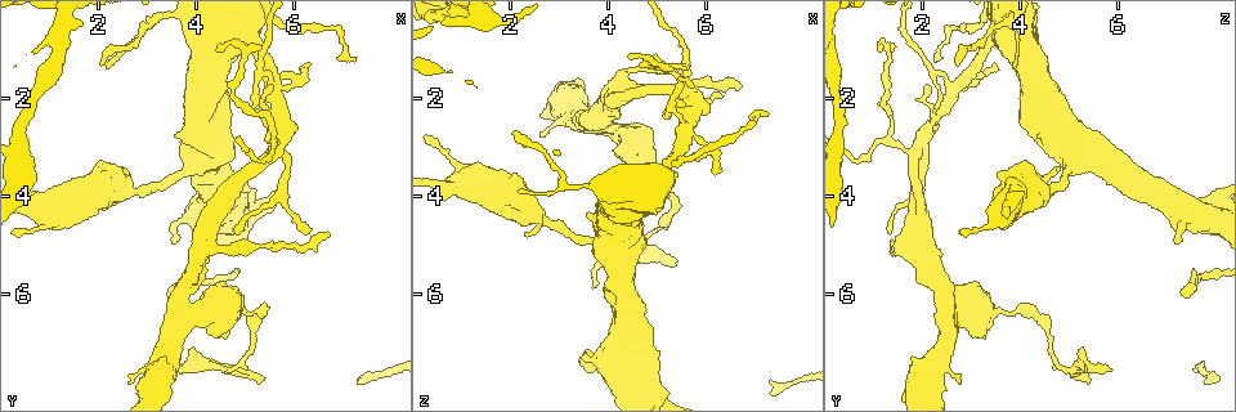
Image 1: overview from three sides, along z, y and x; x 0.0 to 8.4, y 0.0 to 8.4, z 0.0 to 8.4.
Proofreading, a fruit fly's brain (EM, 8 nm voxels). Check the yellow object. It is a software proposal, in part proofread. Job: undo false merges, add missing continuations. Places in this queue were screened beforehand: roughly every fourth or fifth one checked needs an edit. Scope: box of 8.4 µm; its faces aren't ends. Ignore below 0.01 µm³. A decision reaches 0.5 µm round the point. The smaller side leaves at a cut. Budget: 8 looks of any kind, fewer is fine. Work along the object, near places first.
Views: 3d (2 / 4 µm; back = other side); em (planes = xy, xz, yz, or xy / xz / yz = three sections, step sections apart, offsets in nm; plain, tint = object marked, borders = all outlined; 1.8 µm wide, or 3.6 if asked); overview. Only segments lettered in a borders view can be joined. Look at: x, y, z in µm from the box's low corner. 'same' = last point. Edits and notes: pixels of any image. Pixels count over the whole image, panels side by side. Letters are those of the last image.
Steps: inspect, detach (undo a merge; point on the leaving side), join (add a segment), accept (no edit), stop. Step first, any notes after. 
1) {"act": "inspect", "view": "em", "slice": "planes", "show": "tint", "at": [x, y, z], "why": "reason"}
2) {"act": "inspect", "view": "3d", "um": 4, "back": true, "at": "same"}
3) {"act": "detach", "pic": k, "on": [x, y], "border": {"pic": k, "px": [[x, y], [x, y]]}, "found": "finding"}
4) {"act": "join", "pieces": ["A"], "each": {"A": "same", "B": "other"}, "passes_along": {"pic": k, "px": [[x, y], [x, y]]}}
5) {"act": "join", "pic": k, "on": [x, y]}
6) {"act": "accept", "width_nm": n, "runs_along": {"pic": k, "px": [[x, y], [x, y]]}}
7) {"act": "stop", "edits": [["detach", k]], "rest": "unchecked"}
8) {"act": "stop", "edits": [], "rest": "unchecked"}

{"act": "inspect", "view": "3d", "um": 4, "at": [5.30, 7.75, 5.40], "why": "an open end"}

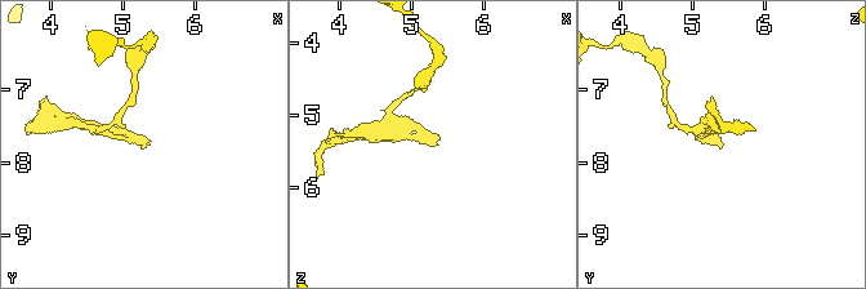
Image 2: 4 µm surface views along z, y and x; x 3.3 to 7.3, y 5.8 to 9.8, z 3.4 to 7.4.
{"act": "inspect", "view": "em", "slice": "xz", "step": 4, "show": "borders", "at": [5.30, 7.70, 5.40], "why": "shape alone is not enough"}

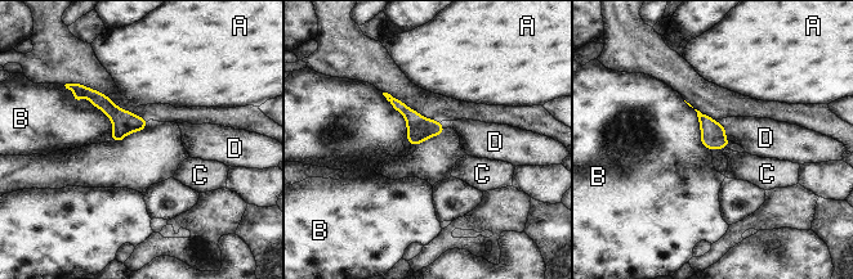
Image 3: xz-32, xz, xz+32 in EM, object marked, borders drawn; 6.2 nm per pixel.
{"act": "inspect", "view": "em", "slice": "planes", "show": "borders", "at": "same"}

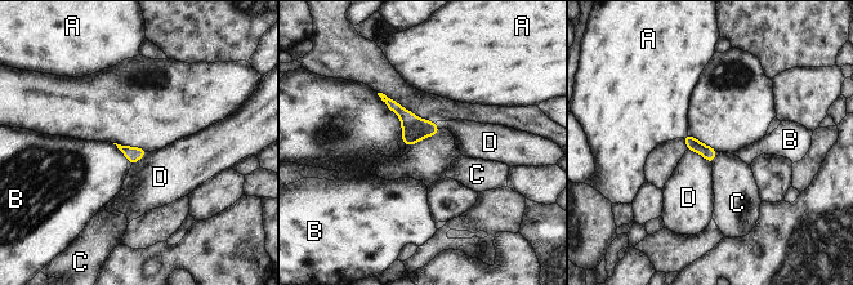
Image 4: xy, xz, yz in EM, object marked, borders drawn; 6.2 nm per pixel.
{"act": "accept", "width_nm": 90, "each": {"A": "other", "B": "other", "C": "other", "D": "other"}, "border": {"pic": 4, "px": [[717, 151], [711, 163]]}, "found": "no lettered segment goes on from it"}

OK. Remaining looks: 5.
{"act": "inspect", "view": "em", "slice": "planes", "show": "tint", "at": [5.55, 3.15, 1.90], "why": "sharp bend"}

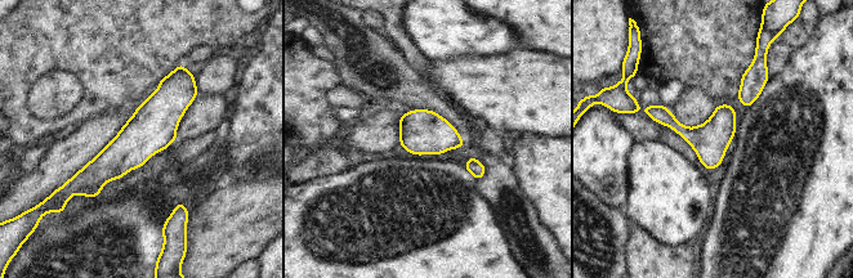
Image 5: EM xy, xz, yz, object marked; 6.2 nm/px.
{"act": "inspect", "view": "em", "slice": "planes", "show": "borders", "at": "same", "why": "see the neighbours"}

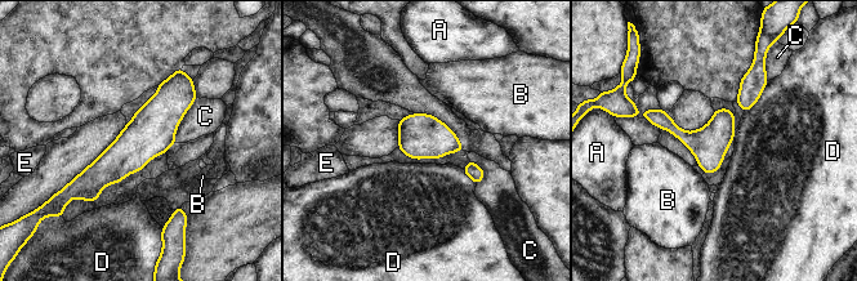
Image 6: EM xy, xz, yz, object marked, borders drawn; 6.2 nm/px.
{"act": "accept", "each": {"A": "other", "B": "other", "C": "other", "D": "other", "E": "other"}, "runs_along": {"pic": 6, "px": [[178, 79], [168, 107], [80, 195]]}, "found": "continuous, no second neuron"}

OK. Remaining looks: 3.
{"act": "inspect", "view": "em", "slice": "planes", "show": "plain", "at": [6.35, 4.75, 1.95], "why": "branch stops here"}

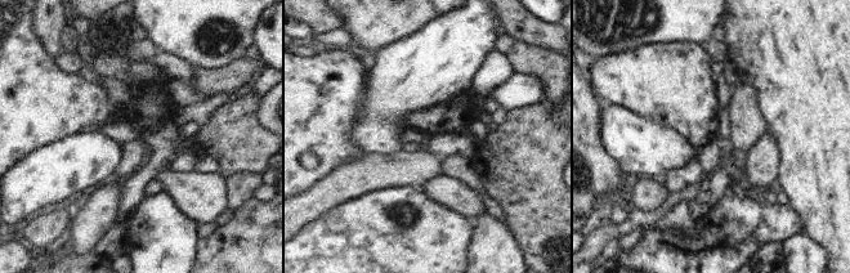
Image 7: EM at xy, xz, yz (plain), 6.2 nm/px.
{"act": "inspect", "view": "em", "slice": "planes", "show": "tint", "at": "same"}

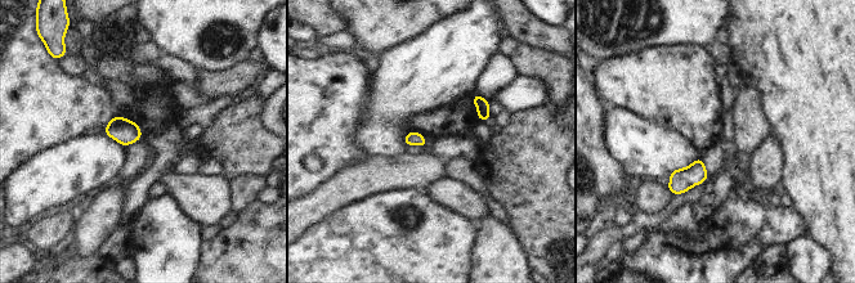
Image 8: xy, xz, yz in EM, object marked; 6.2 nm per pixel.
{"act": "inspect", "view": "em", "slice": "planes", "show": "borders", "at": "same"}

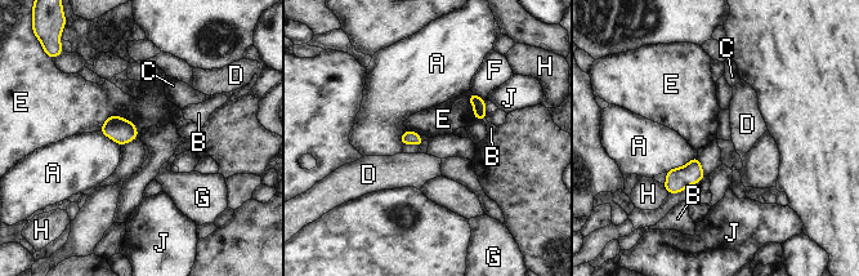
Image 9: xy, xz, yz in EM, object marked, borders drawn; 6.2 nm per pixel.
{"act": "accept", "each": {"A": "other", "B": "other", "C": "other", "D": "other", "E": "other", "F": "other", "G": "other", "H": "other", "J": "other"}, "border": {"pic": 9, "px": [[99, 128], [119, 115], [138, 137]]}, "found": "no lettered segment goes on from it"}

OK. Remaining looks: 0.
{"act": "stop", "edits": [], "rest": "unchecked"}

